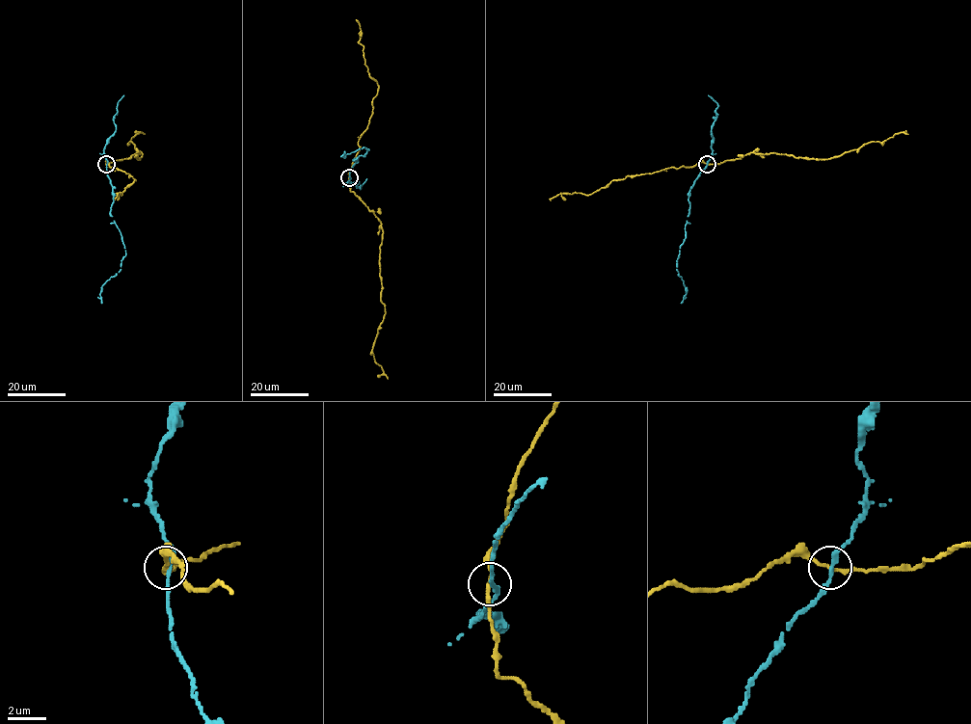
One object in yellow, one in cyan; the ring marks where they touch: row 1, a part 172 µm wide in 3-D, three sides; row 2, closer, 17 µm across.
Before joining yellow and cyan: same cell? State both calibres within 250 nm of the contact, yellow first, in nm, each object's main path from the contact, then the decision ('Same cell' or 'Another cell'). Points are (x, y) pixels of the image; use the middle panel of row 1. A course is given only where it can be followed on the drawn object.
Thickness 200 nm (yellow) against 240 nm. Course of yellow: (349, 177), (350, 191), (378, 218), (383, 232), (379, 276), (381, 300), (385, 311), (372, 353), (388, 379). Course of cyan: (349, 177), (349, 171), (357, 160), (353, 159), (364, 156), (368, 149), (364, 147), (343, 156), (344, 151). Another cell

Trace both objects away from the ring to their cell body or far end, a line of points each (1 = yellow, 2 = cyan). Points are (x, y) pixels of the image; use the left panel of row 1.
1: (106, 163), (128, 159), (138, 152), (139, 159), (139, 150), (129, 143), (137, 134), (145, 134)
2: (106, 163), (114, 201), (110, 215), (121, 236), (125, 254), (121, 270), (102, 286), (101, 303)

